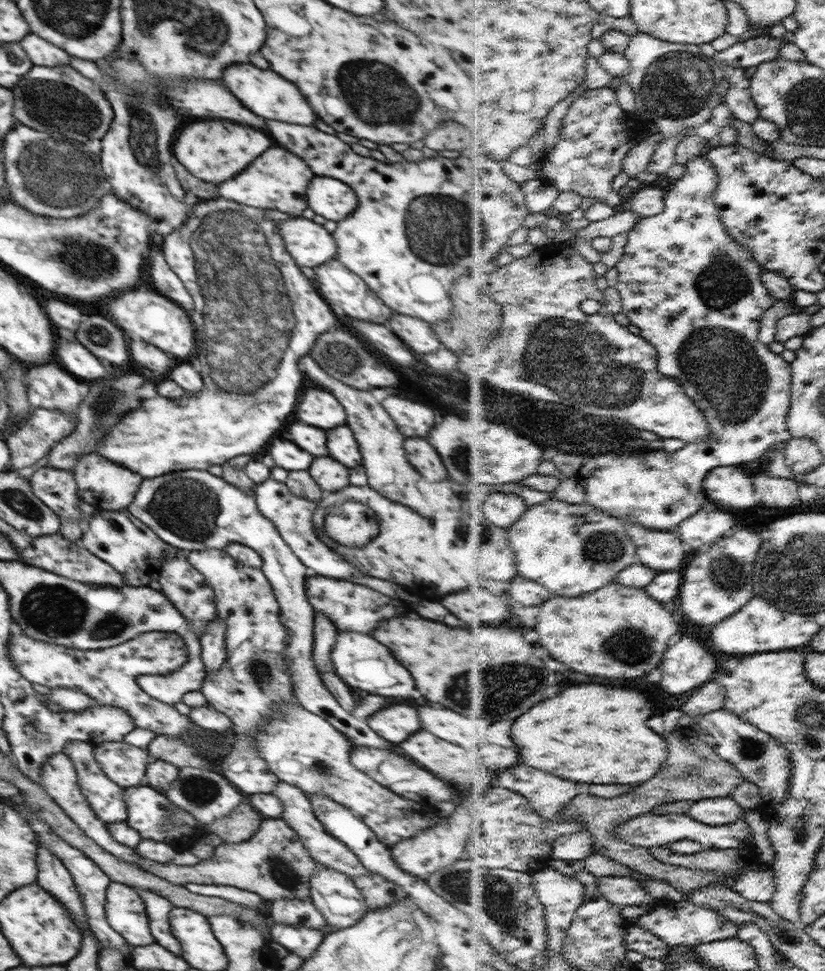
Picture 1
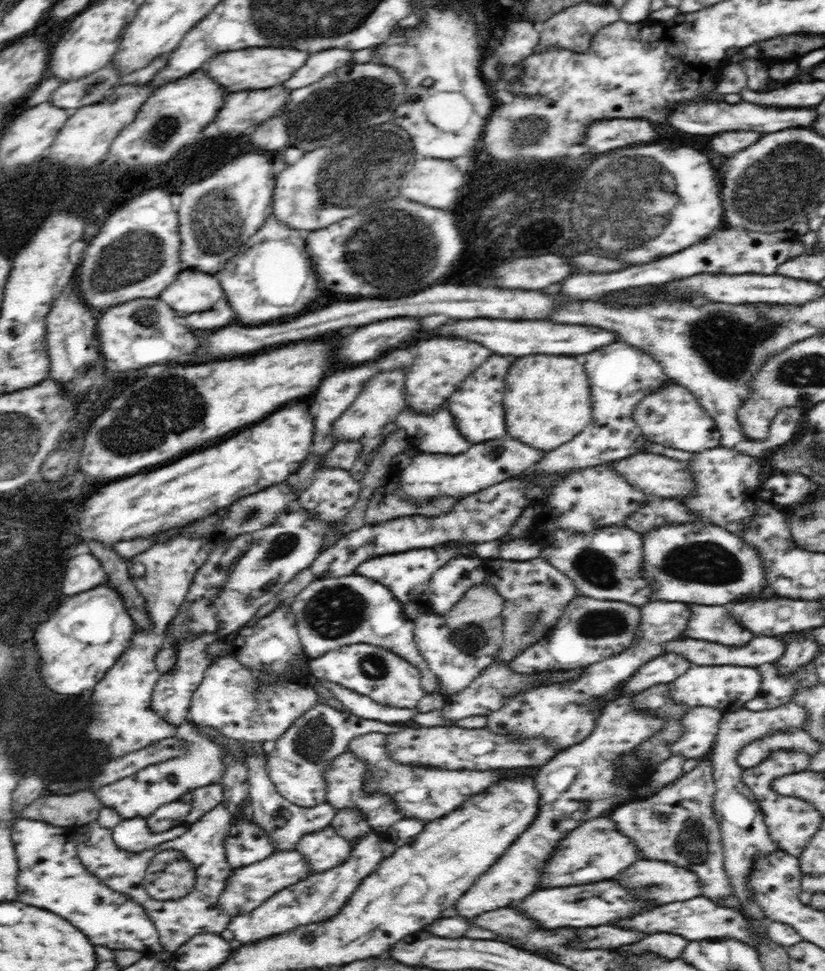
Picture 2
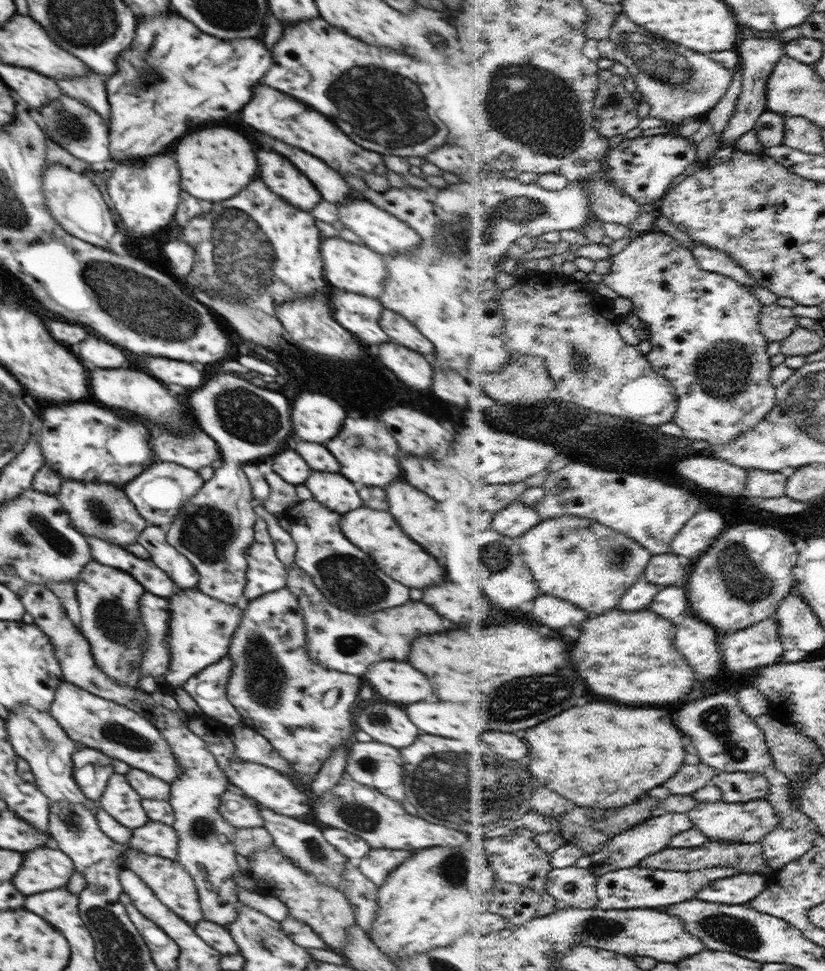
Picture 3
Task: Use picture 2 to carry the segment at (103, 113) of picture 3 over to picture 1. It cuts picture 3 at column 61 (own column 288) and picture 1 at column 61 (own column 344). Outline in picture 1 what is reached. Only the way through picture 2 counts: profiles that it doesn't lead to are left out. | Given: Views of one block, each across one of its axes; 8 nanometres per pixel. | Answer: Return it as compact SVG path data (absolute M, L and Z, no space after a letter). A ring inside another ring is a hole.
M28 34L26 40L20 40L20 44L34 65L51 67L69 65L67 52L50 44L50 42L46 42L46 40L42 40L40 36Z

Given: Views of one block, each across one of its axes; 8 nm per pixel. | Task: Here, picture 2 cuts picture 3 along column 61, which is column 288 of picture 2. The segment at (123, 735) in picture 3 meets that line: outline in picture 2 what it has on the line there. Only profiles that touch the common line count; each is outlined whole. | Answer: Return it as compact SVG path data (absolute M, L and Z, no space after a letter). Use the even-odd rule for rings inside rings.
M228 652L216 658L205 670L202 682L190 699L189 714L191 722L214 727L234 741L254 741L270 747L294 720L302 716L302 713L308 712L312 706L316 706L317 702L317 693L310 686L303 687L290 683L267 684L267 682L259 684L253 677L253 671L238 661L232 652Z

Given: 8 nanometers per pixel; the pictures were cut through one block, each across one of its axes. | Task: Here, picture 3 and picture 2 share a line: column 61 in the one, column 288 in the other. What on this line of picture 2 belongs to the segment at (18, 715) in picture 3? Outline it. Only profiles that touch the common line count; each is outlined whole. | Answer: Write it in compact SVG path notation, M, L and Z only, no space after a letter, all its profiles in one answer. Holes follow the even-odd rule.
M318 699L316 706L312 706L306 713L302 713L275 740L267 751L267 771L276 790L291 803L304 808L312 808L324 803L328 783L324 772L328 764L337 756L348 751L348 744L358 736L372 732L394 734L402 730L398 723L388 724L380 720L370 720L357 717L352 713L341 712L324 704Z

